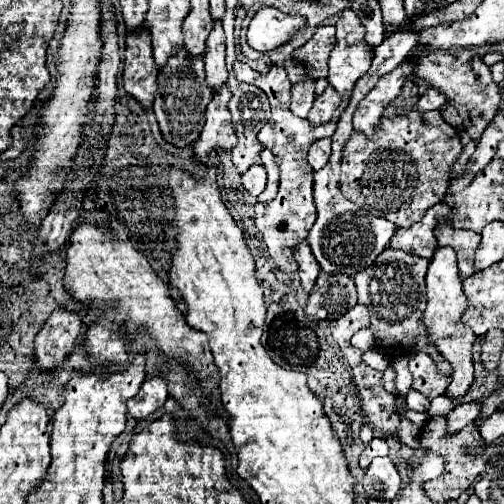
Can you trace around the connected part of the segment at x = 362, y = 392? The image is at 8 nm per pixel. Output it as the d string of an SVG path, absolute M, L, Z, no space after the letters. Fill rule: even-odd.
M351 367L353 381L359 389L359 399L367 415L367 423L377 431L393 435L399 425L399 415L393 411L395 397L383 387L383 373L367 367Z

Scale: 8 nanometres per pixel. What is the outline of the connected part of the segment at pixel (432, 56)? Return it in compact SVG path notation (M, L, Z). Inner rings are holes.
M413 49L413 53L415 51L421 51L421 57L417 57L417 61L415 61L413 73L419 79L427 81L431 87L443 91L447 95L447 101L459 111L459 115L463 119L463 127L471 135L471 139L479 139L501 105L501 89L493 81L489 67L471 49L461 49L455 53L453 51Z

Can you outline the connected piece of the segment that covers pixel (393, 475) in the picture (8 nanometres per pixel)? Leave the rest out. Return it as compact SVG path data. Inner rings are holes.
M375 457L363 479L365 493L373 499L391 501L401 489L401 477L395 463L389 457Z

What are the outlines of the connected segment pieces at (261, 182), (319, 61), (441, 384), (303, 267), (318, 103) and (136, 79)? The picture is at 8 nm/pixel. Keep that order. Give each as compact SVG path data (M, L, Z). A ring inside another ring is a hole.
M253 165L251 169L247 169L243 175L241 175L241 185L253 195L261 195L263 189L265 189L265 181L267 181L267 175L265 175L265 167L263 165Z
M321 25L309 43L293 51L293 59L305 65L313 79L321 79L327 77L327 59L333 47L335 47L335 27Z
M411 353L409 355L409 371L413 375L413 389L428 399L445 394L449 385L449 377L441 375L435 361L427 353Z
M307 241L299 243L297 253L295 253L295 259L297 259L297 263L299 263L299 275L301 275L301 283L303 283L301 287L303 287L305 293L309 295L321 269L319 269L319 265L317 265L317 261L315 261L309 245L307 245Z
M329 85L329 87L325 89L325 93L315 99L313 109L309 111L309 117L307 117L309 123L311 123L313 127L317 127L317 125L323 125L323 123L331 121L333 111L339 107L339 103L341 103L341 95Z
M147 29L127 35L127 49L125 49L123 63L125 63L125 69L123 69L125 91L133 99L137 99L143 109L149 109L157 95L159 69L155 67L155 61L151 55L151 37Z

